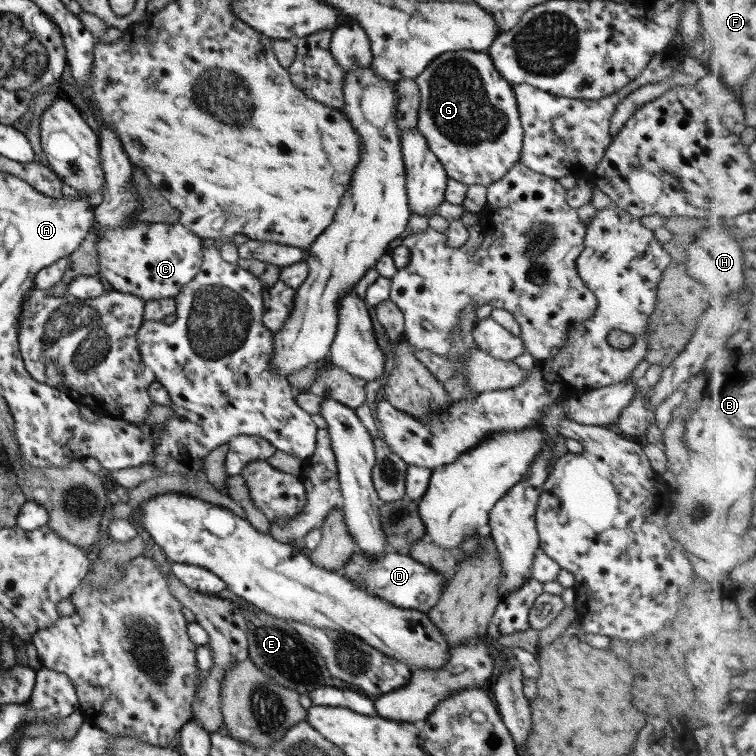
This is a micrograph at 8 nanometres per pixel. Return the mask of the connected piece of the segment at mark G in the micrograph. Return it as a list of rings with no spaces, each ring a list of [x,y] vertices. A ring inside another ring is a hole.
[[[458,50],[443,52],[413,78],[419,91],[416,127],[423,135],[427,149],[443,165],[444,172],[461,184],[489,184],[501,179],[519,160],[522,146],[517,104],[512,85],[495,70],[490,56],[483,51]]]

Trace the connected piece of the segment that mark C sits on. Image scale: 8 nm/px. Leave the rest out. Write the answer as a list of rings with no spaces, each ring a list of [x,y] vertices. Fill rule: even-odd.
[[[94,123],[99,143],[99,158],[103,172],[104,193],[94,204],[92,230],[97,236],[98,276],[107,280],[113,291],[131,294],[143,302],[156,298],[174,298],[184,284],[187,284],[202,263],[201,238],[195,236],[178,222],[167,225],[155,221],[146,223],[132,219],[134,210],[140,204],[140,196],[131,189],[133,166],[123,152],[117,136],[111,128]]]

